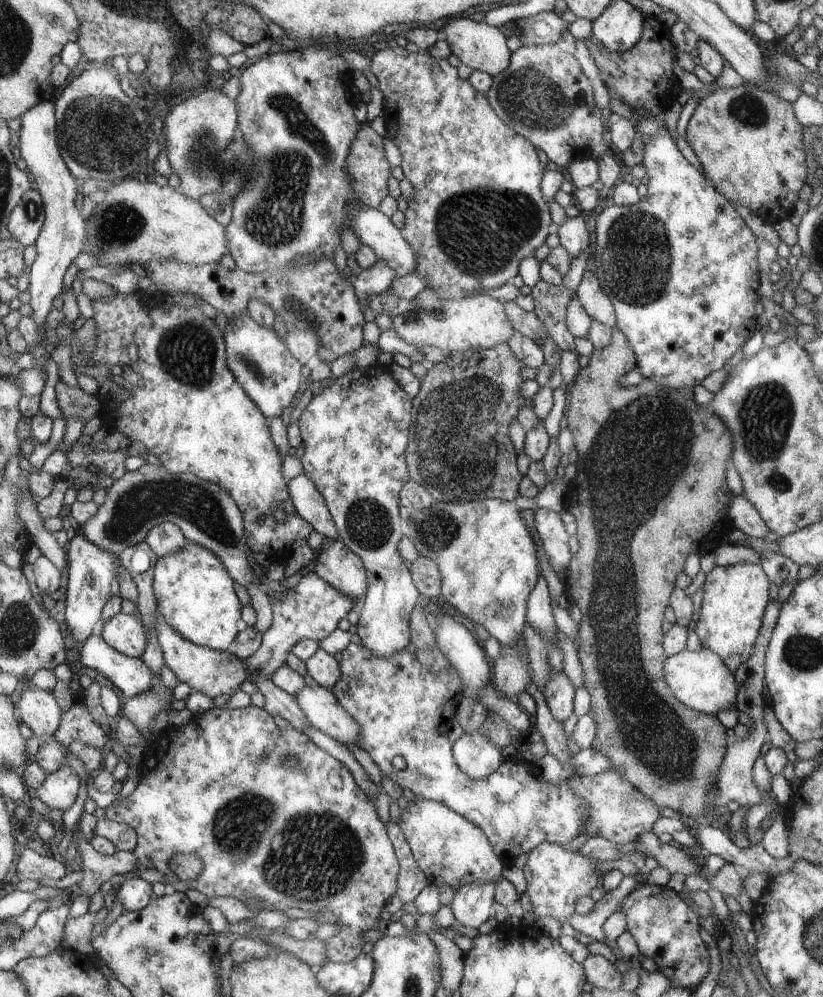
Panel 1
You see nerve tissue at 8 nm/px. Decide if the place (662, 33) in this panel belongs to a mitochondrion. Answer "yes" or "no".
no

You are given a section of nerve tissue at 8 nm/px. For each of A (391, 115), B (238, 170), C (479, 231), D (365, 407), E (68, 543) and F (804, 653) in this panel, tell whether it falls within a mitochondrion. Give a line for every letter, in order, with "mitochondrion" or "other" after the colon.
A: other
B: mitochondrion
C: mitochondrion
D: other
E: other
F: mitochondrion

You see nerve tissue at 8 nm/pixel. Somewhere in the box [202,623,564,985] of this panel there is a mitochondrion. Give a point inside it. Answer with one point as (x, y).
(308, 858)

